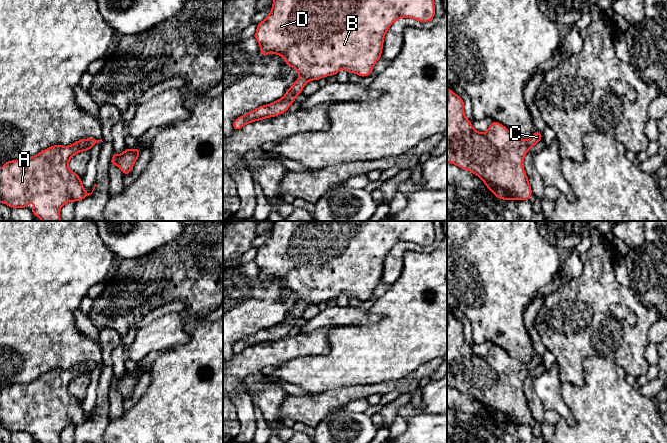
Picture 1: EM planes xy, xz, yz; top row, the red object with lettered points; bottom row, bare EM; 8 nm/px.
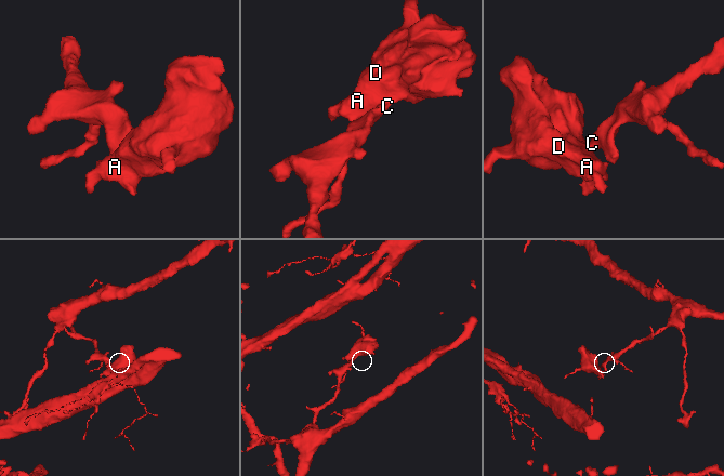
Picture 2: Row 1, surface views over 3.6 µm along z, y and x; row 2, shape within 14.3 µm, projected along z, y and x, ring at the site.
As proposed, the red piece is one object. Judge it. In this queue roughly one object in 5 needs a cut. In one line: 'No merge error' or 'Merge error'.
No merge error

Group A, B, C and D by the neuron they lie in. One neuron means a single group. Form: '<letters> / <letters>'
A B C D

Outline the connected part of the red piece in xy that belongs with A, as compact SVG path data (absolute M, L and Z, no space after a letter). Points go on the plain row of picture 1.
M87 362L78 364L69 370L57 368L37 377L29 383L7 385L0 392L0 426L8 429L10 432L27 432L32 424L34 427L34 432L31 433L33 439L40 443L60 443L60 433L65 427L69 425L77 426L93 417L96 408L92 416L87 417L80 401L69 393L68 387L74 379L81 375L89 375L99 365L103 366L102 363Z

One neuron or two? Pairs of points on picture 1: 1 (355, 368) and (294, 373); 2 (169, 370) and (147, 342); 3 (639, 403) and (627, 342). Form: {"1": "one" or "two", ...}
{"1": "one", "2": "two", "3": "two"}

